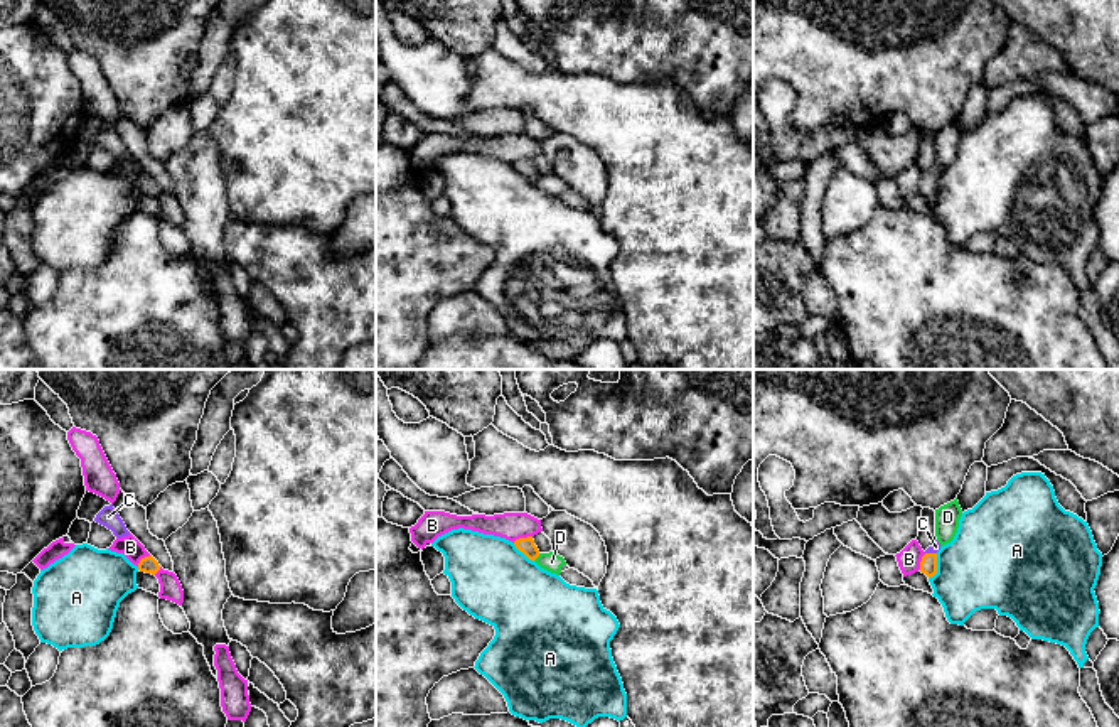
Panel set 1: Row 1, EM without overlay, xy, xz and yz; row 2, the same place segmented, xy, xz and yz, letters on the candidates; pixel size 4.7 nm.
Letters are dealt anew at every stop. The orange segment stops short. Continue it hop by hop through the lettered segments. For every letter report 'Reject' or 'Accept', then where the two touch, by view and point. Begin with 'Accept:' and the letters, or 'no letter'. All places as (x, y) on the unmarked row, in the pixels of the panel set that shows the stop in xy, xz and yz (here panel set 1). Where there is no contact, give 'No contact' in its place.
Accept: C
A: Reject. Touches orange at yz (936, 189)
B: Reject. Touches orange at xz (521, 161)
C: Accept. Touches orange at yz (931, 176)
D: Reject. Touches orange at xz (536, 179)

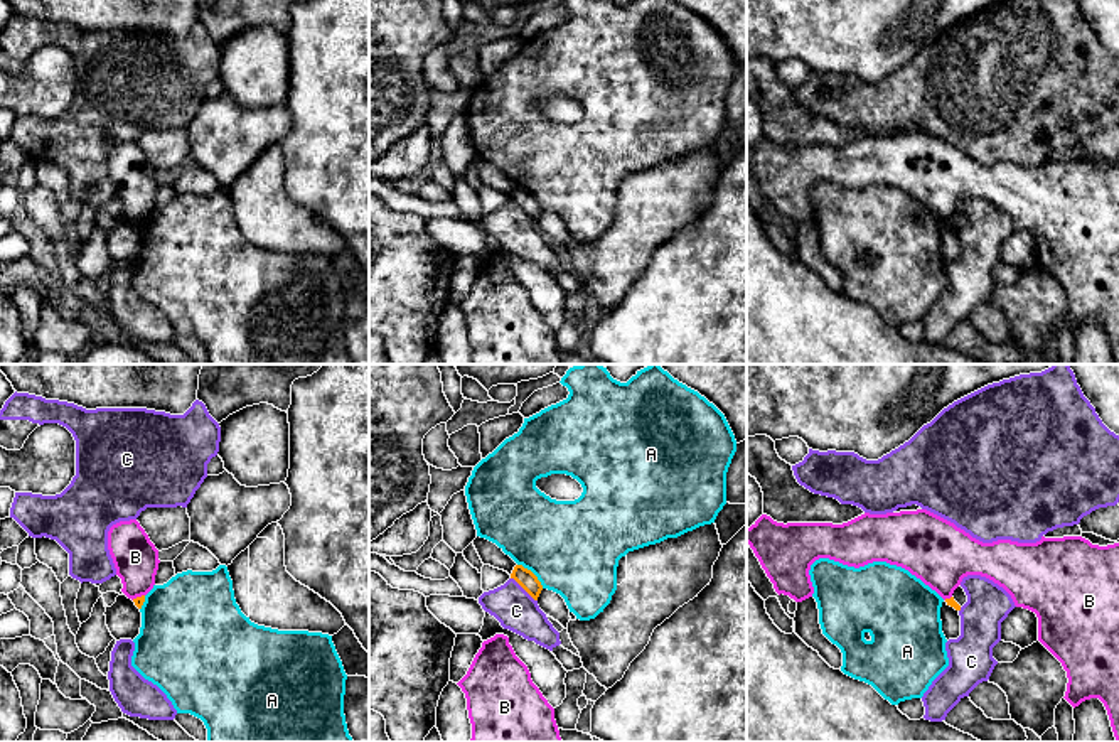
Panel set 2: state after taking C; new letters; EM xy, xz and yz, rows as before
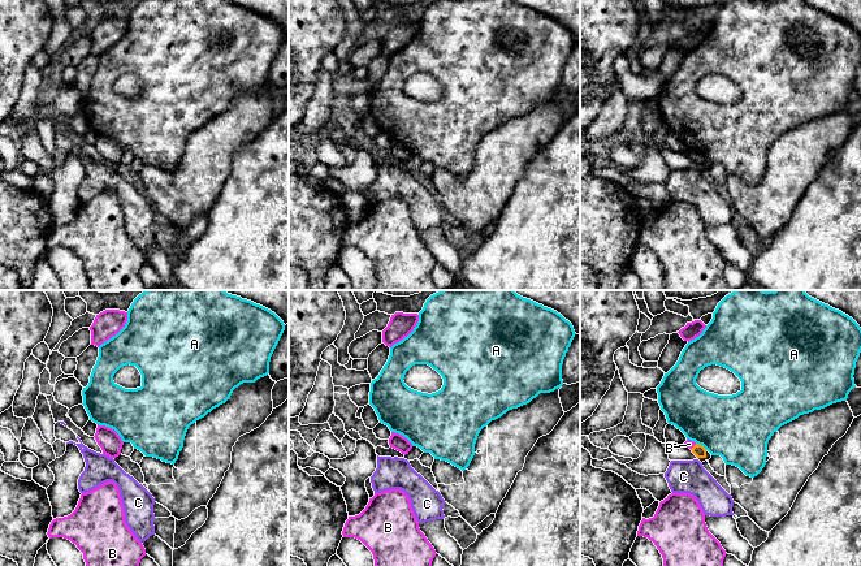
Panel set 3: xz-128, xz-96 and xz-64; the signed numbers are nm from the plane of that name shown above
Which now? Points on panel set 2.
Accept: no letter
A: Reject. Touches orange at xz (533, 196)
B: Reject. Touches orange at xy (137, 220)
C: Reject. Touches orange at xz (524, 211)

